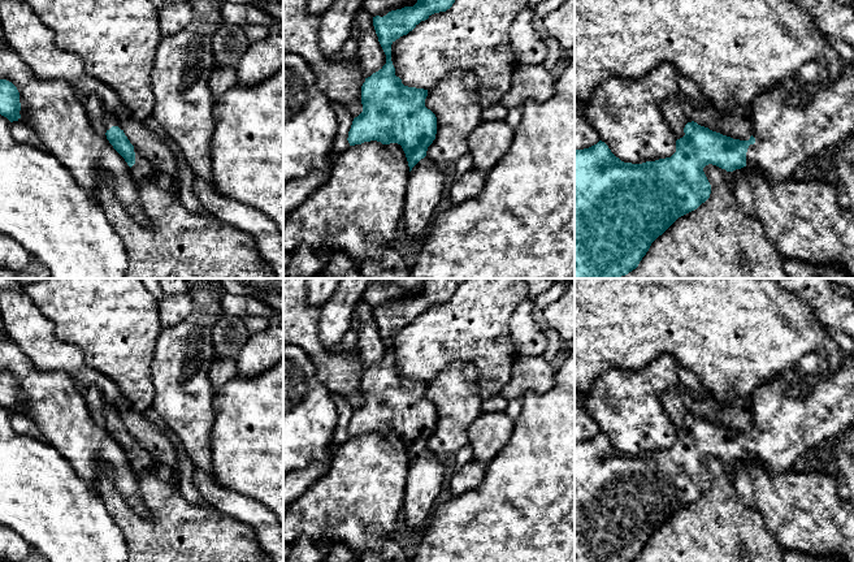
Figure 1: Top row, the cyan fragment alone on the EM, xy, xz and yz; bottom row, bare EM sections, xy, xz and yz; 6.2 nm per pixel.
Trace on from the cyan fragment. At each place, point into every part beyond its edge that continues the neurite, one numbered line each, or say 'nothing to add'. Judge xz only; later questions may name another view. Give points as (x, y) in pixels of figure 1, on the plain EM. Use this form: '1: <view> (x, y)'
1: xz (424, 483)

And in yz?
1: yz (785, 426)

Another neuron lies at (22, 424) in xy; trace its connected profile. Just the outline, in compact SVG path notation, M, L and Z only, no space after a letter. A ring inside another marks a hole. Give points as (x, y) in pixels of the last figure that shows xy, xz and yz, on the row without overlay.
M21 412L10 414L10 423L17 433L43 440L43 435L38 428L36 423L25 414Z

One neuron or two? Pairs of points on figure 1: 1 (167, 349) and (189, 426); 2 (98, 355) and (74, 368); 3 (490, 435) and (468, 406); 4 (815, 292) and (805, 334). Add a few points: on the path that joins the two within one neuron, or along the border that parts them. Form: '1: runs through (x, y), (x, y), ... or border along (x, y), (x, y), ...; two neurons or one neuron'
1: runs through (177, 368), (177, 383), (183, 392), (185, 406); one neuron
2: border along (63, 341), (76, 344), (83, 359), (111, 379); two neurons
3: border along (482, 413), (469, 426), (467, 444); two neurons
4: border along (788, 292), (805, 301), (814, 315), (826, 325); two neurons

